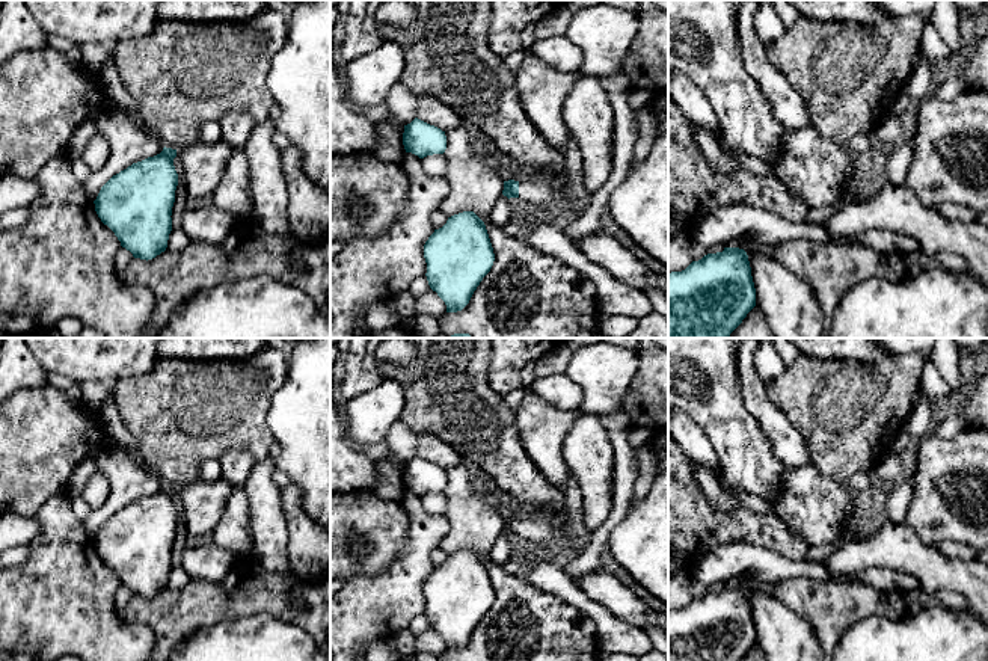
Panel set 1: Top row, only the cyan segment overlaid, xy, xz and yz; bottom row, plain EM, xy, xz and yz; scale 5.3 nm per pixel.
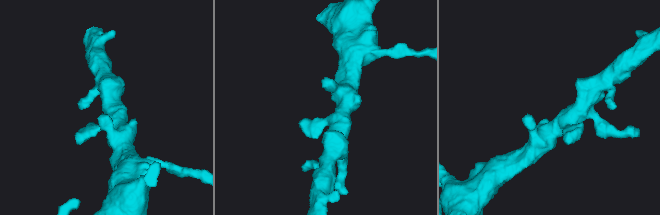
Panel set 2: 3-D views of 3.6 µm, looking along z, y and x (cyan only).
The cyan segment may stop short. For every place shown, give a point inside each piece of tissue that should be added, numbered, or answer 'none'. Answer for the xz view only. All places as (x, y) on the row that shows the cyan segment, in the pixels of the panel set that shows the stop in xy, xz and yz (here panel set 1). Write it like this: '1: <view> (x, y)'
1: xz (539, 189)

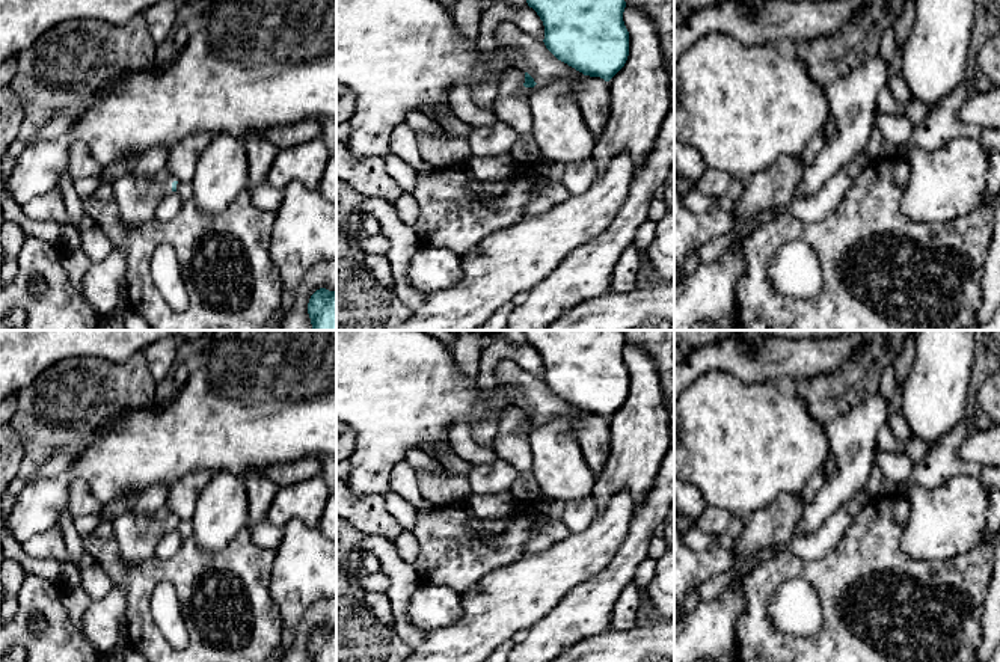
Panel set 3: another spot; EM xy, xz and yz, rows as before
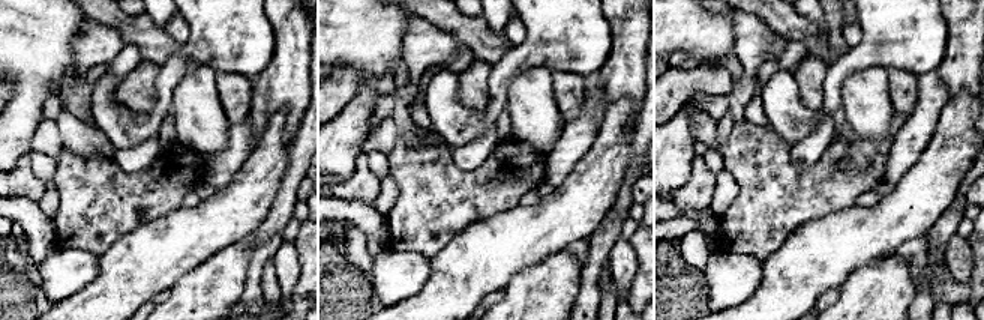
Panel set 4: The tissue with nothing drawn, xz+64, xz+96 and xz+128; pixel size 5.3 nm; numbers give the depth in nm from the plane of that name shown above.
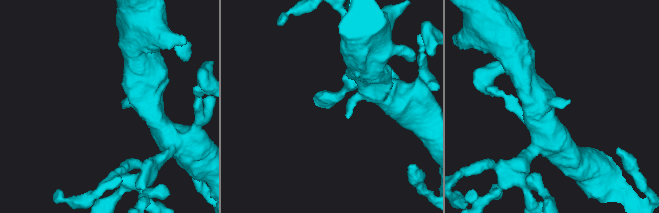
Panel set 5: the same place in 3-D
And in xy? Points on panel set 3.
1: xy (136, 196)

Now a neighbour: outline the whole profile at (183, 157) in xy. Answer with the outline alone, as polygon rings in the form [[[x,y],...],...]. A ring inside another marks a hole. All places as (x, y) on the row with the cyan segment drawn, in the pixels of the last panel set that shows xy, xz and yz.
[[[192,134],[169,149],[166,170],[173,176],[175,181],[192,181],[195,167],[211,143],[211,134]]]

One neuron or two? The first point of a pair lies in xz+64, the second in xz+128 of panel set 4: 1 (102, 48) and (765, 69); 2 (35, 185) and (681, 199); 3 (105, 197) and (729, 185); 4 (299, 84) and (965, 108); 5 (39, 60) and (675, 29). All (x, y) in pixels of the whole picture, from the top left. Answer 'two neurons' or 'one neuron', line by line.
1: two neurons
2: one neuron
3: two neurons
4: two neurons
5: one neuron

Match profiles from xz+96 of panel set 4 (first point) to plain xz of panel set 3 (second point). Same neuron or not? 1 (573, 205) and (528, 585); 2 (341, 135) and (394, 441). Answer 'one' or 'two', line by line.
1: one
2: one

